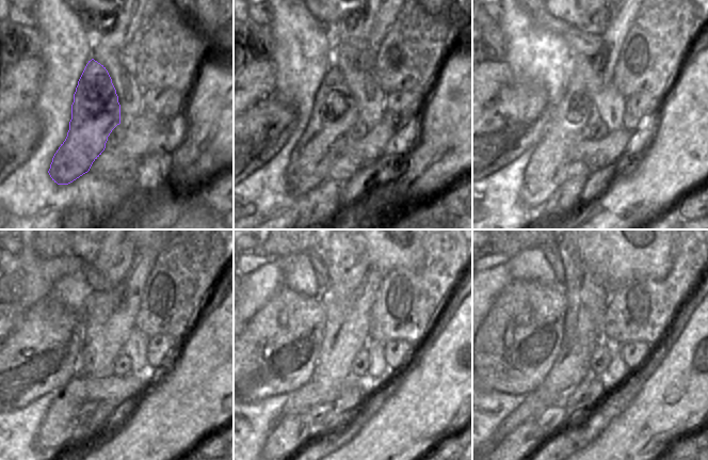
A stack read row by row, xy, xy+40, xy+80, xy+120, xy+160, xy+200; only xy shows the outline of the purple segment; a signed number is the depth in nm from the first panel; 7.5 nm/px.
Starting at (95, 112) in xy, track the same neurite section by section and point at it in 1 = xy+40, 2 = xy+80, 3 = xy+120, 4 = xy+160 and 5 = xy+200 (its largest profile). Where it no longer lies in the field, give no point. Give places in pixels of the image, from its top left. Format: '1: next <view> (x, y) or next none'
1: next xy+40 (335, 111)
2: next xy+80 (570, 120)
3: next xy+120 (55, 431)
4: next xy+160 (288, 434)
5: next xy+200 (516, 446)

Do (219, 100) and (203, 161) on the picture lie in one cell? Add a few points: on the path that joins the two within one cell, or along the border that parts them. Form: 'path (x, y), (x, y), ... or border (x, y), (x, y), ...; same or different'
path (219, 115), (219, 136), (210, 146); same

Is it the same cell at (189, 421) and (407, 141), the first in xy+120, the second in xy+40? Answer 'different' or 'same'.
different

